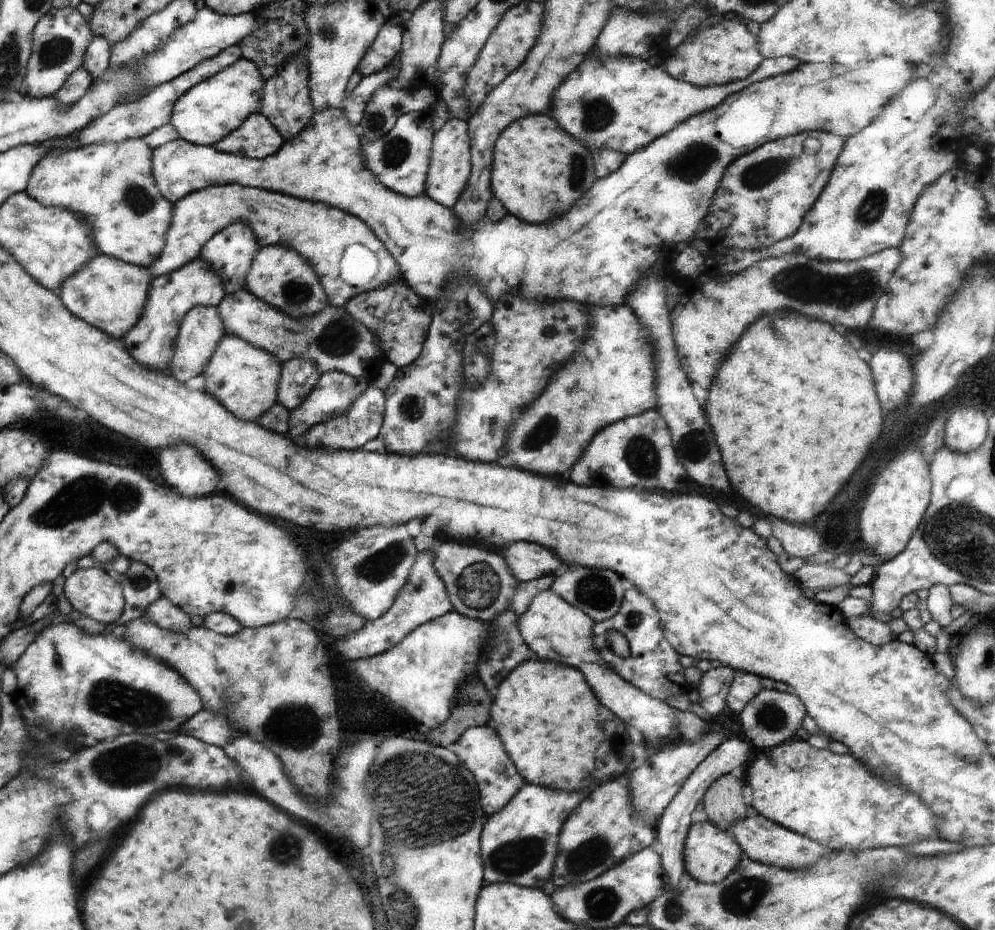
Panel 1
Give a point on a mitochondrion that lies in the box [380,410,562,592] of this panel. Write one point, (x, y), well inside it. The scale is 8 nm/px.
(547, 429)

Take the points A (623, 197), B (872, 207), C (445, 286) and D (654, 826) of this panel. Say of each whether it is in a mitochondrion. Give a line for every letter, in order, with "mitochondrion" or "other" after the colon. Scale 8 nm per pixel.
A: other
B: mitochondrion
C: other
D: other

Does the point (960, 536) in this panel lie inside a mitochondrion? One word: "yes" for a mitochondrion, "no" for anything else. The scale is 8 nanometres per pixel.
yes

